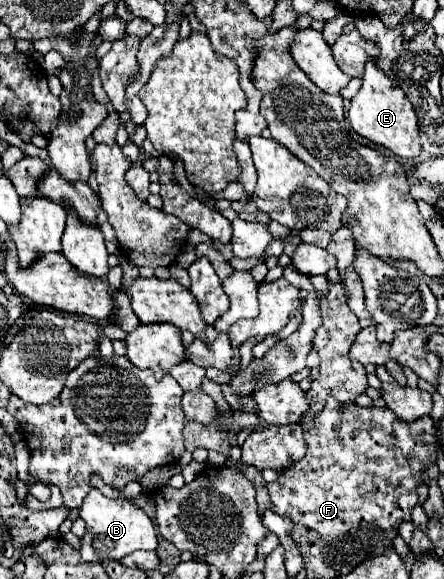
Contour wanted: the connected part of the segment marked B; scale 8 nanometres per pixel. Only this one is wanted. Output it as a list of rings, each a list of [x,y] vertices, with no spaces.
[[[92,488],[84,498],[80,508],[80,518],[86,522],[86,534],[82,536],[80,554],[86,562],[104,562],[104,560],[122,560],[134,550],[156,550],[156,530],[152,520],[138,510],[130,500],[112,500]]]

